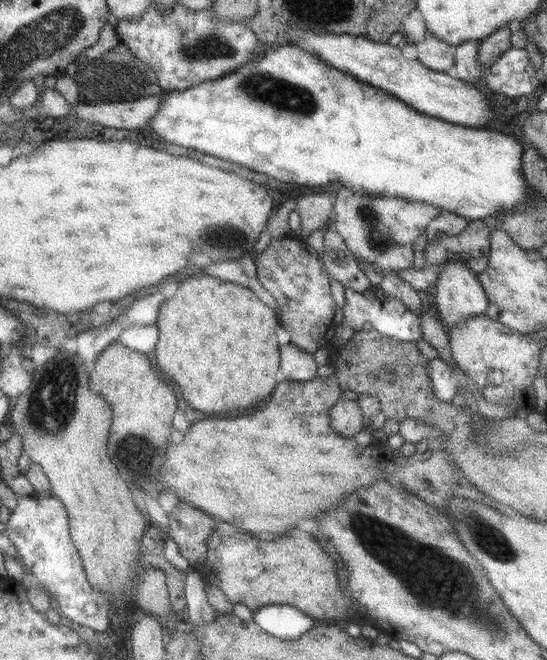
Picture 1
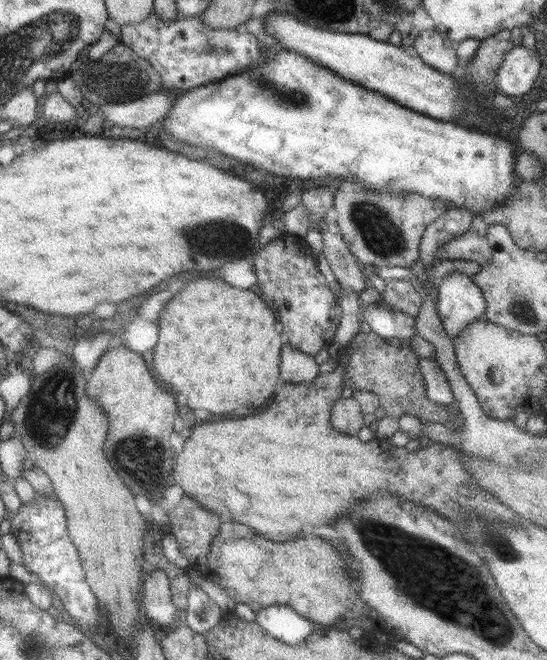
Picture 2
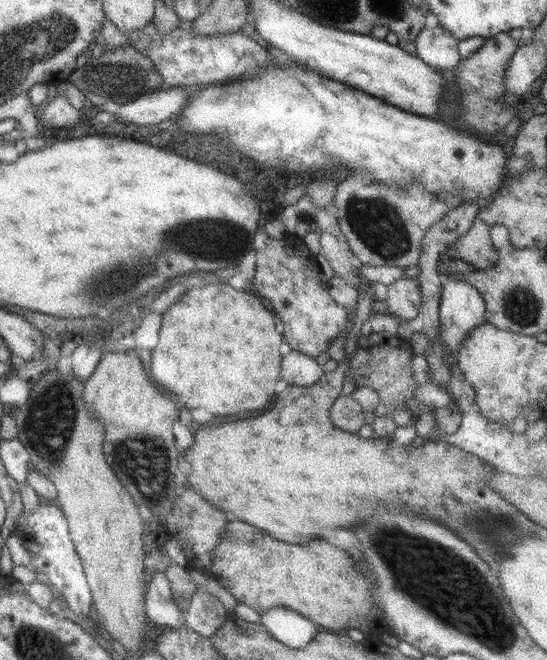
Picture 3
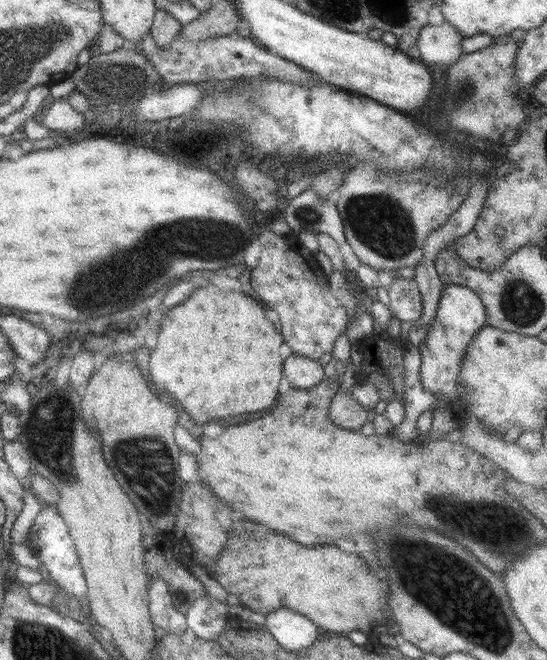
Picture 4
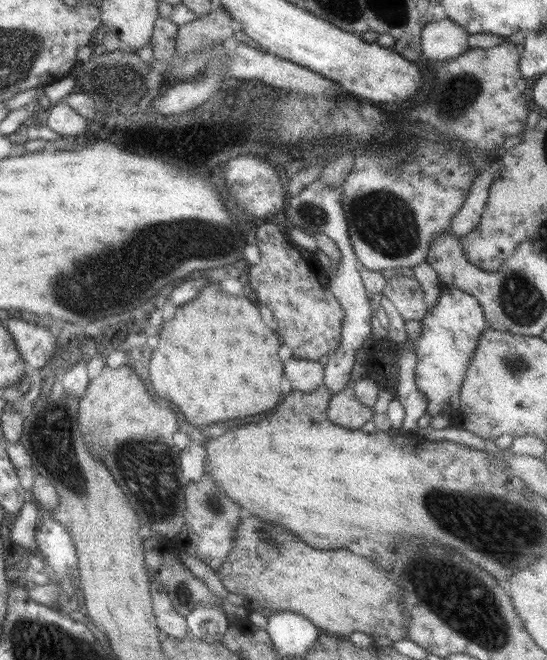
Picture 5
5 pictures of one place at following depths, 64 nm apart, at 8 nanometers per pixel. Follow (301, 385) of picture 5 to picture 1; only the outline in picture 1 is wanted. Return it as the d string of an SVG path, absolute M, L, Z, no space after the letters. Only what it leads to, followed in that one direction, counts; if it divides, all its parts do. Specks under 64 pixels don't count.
M289 342L279 345L280 361L278 379L285 381L308 381L316 376L318 365L313 355Z

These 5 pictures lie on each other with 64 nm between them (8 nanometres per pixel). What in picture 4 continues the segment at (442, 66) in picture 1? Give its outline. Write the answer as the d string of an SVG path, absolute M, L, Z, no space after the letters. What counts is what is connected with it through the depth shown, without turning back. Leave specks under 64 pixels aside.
M445 21L439 25L427 24L421 27L417 37L419 56L427 64L449 66L462 53L461 39L463 36Z

